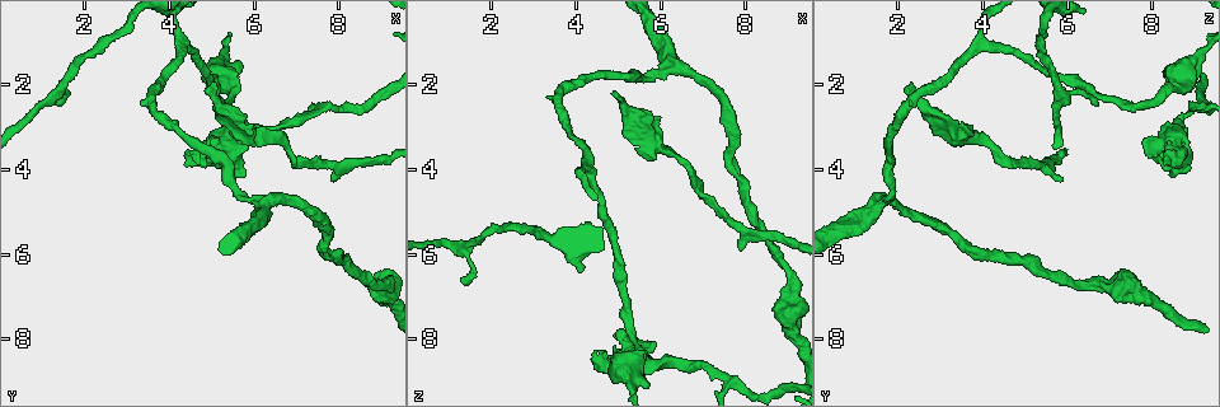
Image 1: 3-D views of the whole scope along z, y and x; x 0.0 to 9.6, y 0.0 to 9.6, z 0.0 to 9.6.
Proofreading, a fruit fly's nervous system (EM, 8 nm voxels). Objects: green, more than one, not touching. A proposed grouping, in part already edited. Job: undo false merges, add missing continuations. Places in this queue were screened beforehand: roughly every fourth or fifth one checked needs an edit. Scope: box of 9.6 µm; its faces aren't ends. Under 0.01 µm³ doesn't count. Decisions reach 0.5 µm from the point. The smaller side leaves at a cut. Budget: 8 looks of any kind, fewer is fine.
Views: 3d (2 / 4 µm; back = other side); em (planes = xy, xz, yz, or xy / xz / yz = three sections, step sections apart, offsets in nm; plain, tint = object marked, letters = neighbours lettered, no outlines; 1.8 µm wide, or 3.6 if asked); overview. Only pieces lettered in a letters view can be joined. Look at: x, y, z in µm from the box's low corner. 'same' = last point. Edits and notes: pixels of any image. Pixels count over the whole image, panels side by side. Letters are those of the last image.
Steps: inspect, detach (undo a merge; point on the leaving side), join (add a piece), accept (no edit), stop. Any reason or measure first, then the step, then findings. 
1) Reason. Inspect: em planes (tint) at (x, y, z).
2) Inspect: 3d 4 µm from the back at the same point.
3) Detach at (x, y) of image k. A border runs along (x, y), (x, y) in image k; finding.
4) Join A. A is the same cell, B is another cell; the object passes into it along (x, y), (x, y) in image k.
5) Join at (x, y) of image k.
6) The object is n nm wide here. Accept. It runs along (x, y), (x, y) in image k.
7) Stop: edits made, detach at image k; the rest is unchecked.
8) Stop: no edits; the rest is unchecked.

Free end. Inspect: 3d 2 µm at (5.10, 2.00, 2.35).

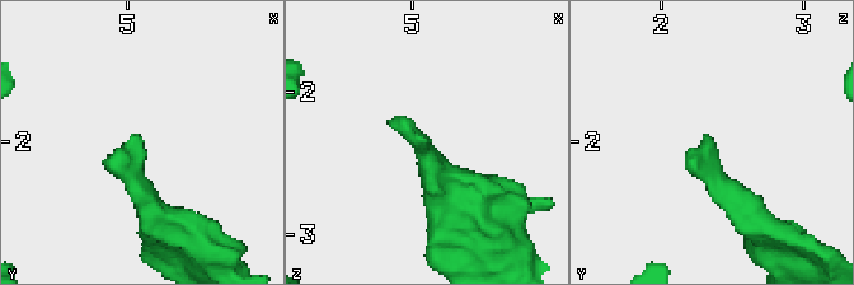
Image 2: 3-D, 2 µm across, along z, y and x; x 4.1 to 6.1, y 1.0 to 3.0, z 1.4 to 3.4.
Now the EM. Inspect: em xz step 4 (tint) at (5.08, 1.94, 2.32).

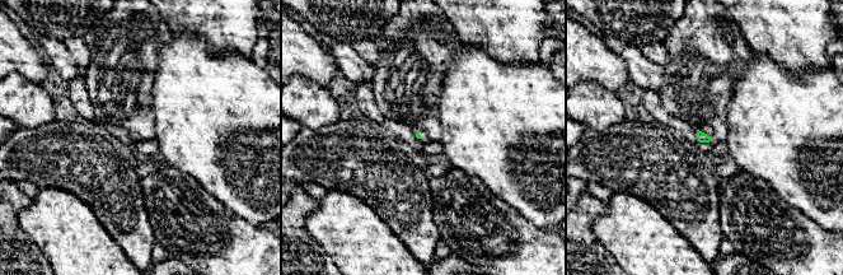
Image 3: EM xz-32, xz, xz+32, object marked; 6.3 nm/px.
Inspect: em planes (letters) at the same point.

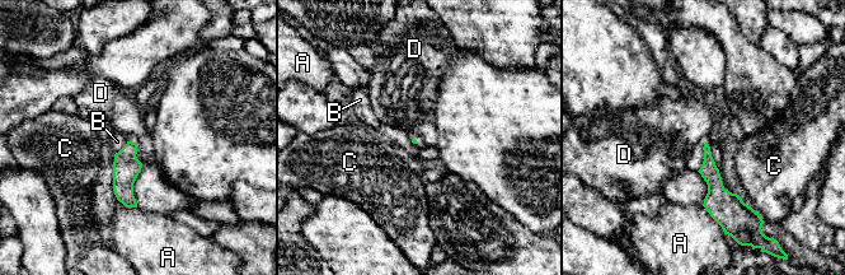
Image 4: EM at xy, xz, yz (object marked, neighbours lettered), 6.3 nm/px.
Accept. A, B, C and D are other cells; no lettered piece goes on from it.

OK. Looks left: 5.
Thick end. Inspect: 3d 4 µm from the back at (4.30, 3.85, 8.40).

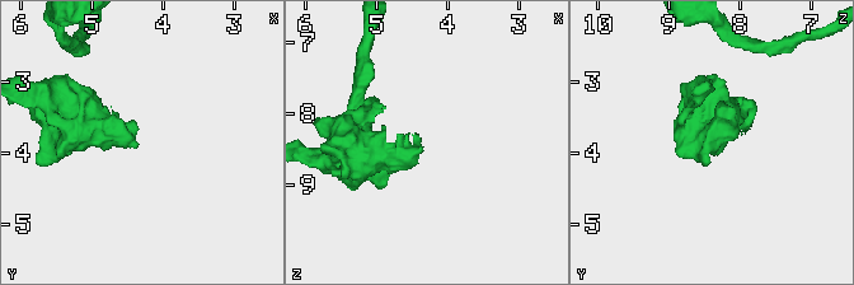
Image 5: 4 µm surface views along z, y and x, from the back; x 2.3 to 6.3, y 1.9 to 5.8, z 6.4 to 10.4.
Inspect: em xz step 16 (tint) at (4.30, 3.85, 8.50).

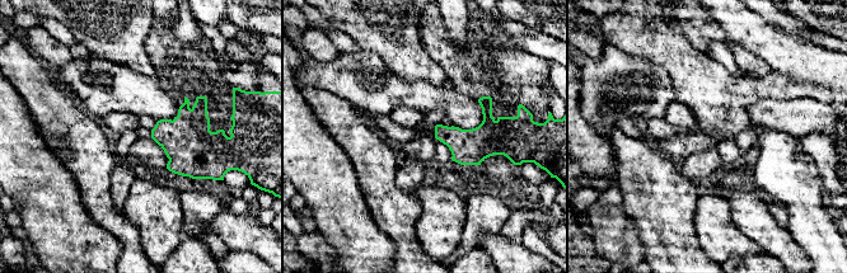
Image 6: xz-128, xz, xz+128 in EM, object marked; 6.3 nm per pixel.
Cut it another way. Inspect: em planes (letters) at the same point.

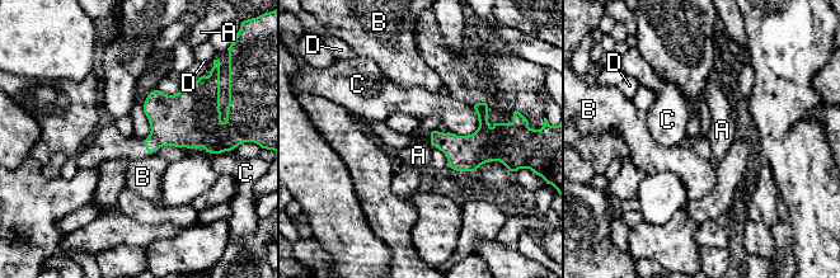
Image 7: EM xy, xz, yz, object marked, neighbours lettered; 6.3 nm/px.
Accept. A, B, C and D are other cells; a border runs along (155, 89), (148, 95) in image 7; no lettered piece goes on from it.

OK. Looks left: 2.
Calibre changes. Inspect: 3d 2 µm at (6.05, 4.70, 1.75).

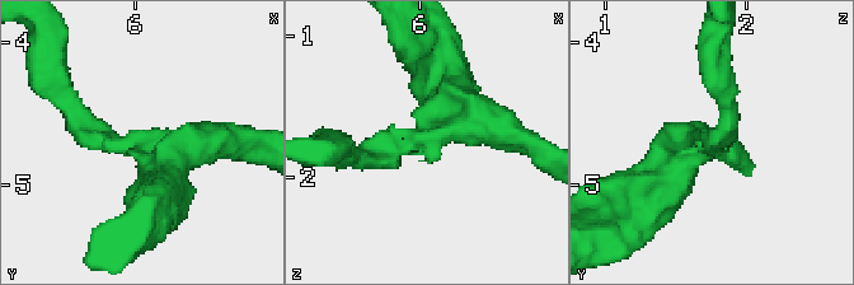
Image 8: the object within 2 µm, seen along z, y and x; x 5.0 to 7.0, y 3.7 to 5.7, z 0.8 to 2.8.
3 arms meet here; the arms are 180, 180, 380 nm wide. Inspect: em planes (letters) at (6.06, 4.72, 1.70).

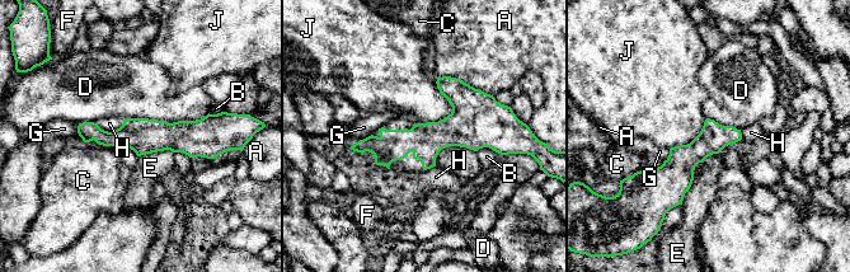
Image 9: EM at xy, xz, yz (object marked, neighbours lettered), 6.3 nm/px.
The object is 190 nm wide here. Accept. A, B, C, D, E, F, G, H and J are other cells; it runs along (501, 131), (449, 131), (356, 148) in image 9; all the same neuron.

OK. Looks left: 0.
Stop: no edits; the rest is unchecked.

